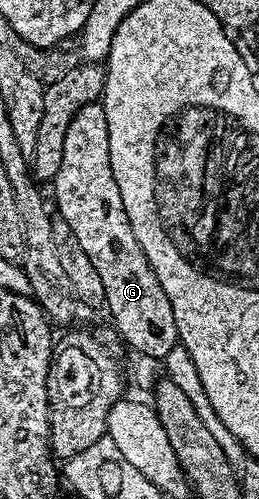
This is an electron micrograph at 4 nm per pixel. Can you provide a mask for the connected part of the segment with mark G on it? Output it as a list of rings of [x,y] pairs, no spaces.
[[[101,103],[81,108],[64,134],[64,150],[60,170],[52,181],[54,200],[58,203],[57,215],[70,228],[81,249],[96,266],[106,295],[105,307],[110,308],[113,327],[125,345],[143,354],[164,361],[173,347],[180,344],[172,302],[164,294],[164,286],[156,278],[124,210],[120,186],[112,174],[108,154],[108,118],[104,118]]]

